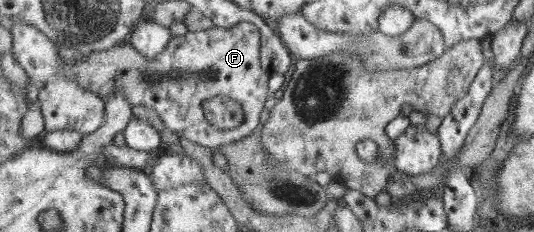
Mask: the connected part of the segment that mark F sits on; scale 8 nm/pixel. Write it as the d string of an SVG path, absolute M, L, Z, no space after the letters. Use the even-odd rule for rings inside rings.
M245 22L240 23L239 25L235 25L230 29L222 29L221 27L213 27L211 29L205 29L200 31L188 32L183 35L177 35L170 40L168 44L168 48L166 48L159 57L155 57L155 59L151 60L151 58L147 57L145 54L141 53L136 49L131 42L126 41L124 45L115 45L113 48L109 50L91 52L88 55L85 55L82 60L80 60L79 64L75 64L73 66L67 66L65 64L60 64L62 68L60 70L66 75L73 75L75 78L79 79L79 82L91 92L96 92L100 94L101 97L104 98L105 101L108 101L113 95L115 91L123 91L127 98L130 100L130 103L133 106L144 106L147 108L154 109L160 116L162 122L165 124L167 129L175 132L178 136L185 137L191 141L194 141L197 144L209 147L214 150L217 147L223 144L231 144L241 139L245 139L246 136L249 136L257 127L261 126L261 112L263 112L263 108L265 108L265 102L267 102L267 96L271 95L271 90L273 89L270 84L270 76L269 73L263 70L262 66L262 58L261 58L261 47L262 47L262 33L259 30L259 27L256 24ZM214 96L230 96L233 100L238 100L244 108L245 111L245 120L243 124L239 126L230 128L230 129L222 129L217 128L207 117L205 109L203 108L203 104L205 104L206 100L213 98Z

